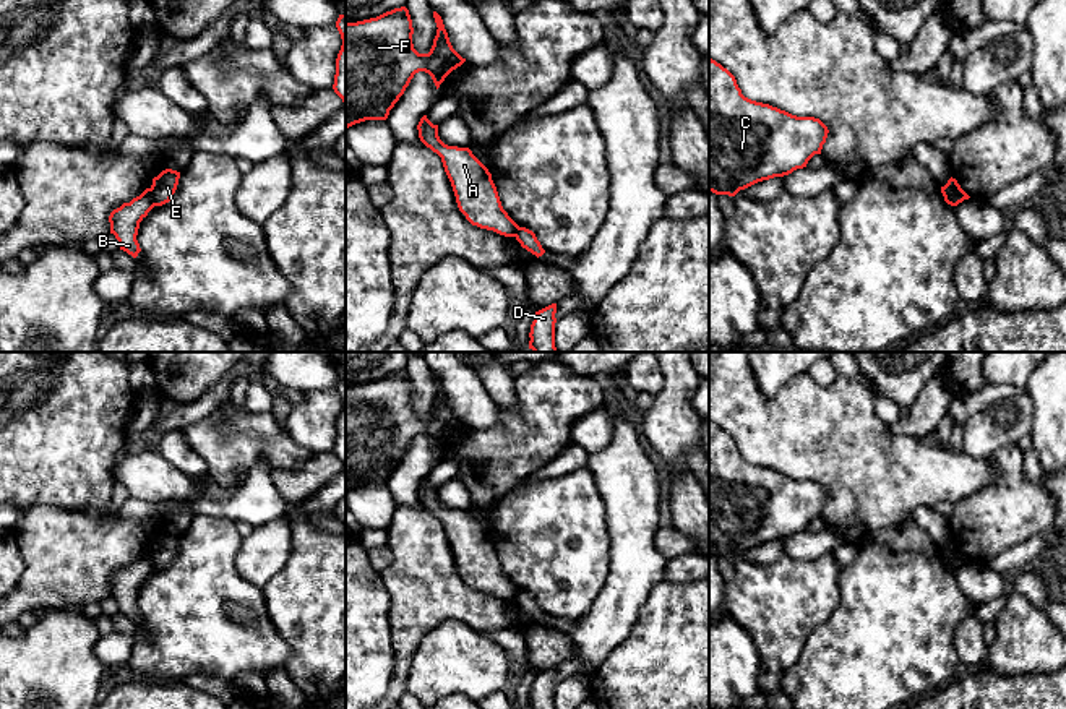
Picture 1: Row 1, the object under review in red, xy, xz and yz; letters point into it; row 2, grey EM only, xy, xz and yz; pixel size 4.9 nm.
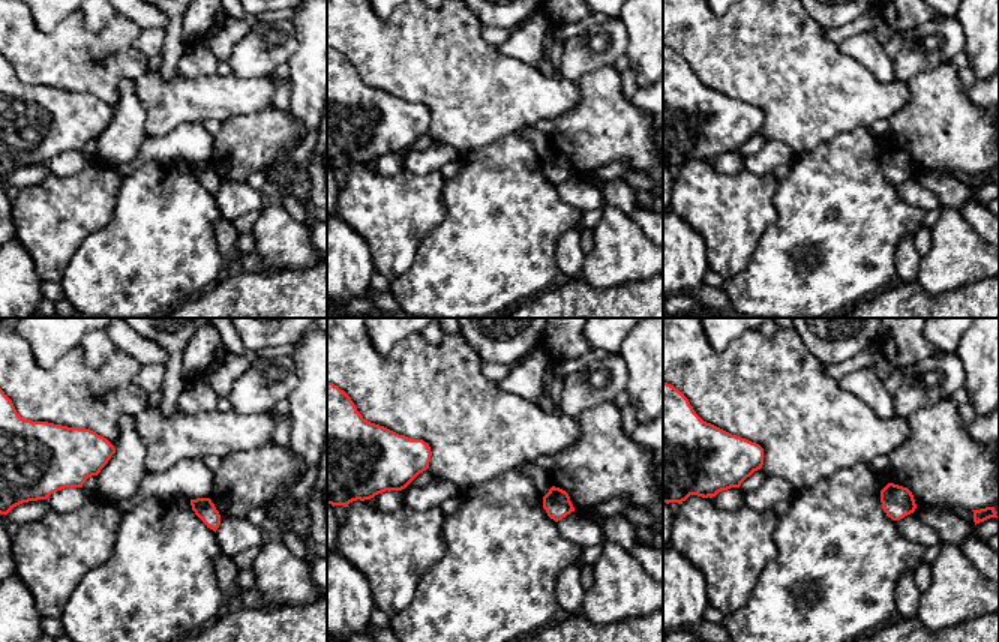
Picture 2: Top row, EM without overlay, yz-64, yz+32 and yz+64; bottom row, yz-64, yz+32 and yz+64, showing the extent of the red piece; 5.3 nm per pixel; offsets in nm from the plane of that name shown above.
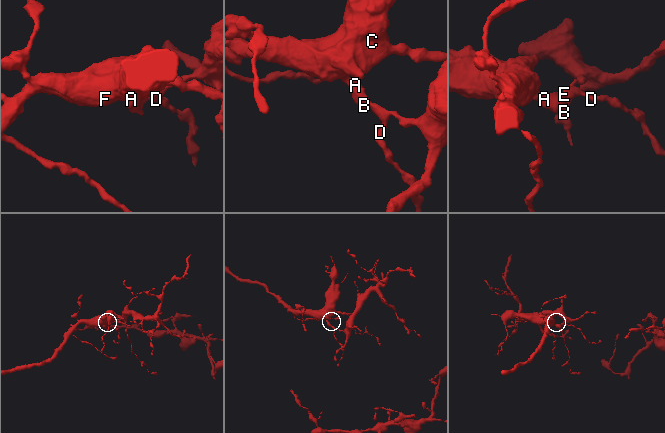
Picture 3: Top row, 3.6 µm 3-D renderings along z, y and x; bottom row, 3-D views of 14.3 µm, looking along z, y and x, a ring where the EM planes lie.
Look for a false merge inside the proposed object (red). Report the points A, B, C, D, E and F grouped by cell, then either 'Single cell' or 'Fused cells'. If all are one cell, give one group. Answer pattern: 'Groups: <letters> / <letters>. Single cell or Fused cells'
Groups: A B C F / D E. Fused cells

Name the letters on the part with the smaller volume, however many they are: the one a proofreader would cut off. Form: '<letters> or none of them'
D, E

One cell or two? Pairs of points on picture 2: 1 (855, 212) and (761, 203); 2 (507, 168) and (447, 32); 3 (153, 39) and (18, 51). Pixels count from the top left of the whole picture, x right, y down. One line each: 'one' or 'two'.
1: two
2: two
3: two

